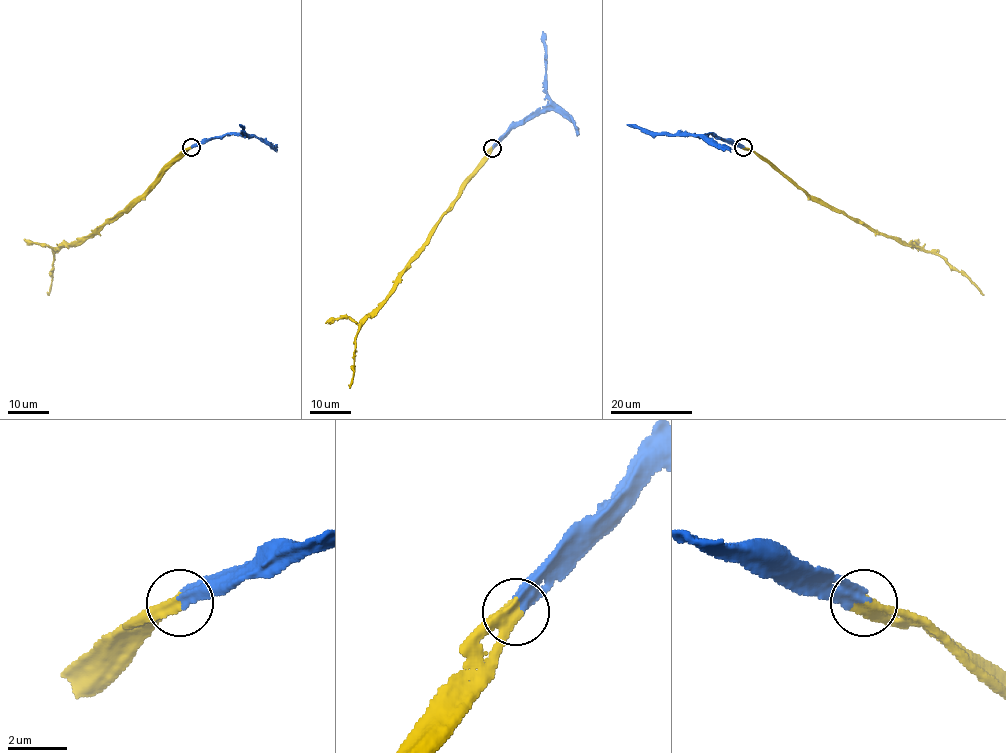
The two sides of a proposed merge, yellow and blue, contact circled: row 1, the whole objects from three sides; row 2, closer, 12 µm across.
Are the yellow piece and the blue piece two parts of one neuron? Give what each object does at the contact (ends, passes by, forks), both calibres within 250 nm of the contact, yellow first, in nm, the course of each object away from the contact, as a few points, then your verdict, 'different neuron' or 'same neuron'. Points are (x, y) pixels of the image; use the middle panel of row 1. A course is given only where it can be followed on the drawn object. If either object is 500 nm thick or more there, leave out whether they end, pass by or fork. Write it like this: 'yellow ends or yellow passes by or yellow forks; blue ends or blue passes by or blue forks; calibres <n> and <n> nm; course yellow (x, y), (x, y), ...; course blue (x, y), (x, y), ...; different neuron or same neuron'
yellow passes by; blue ends; calibres 400 and 440 nm; course yellow (492, 147), (489, 158), (436, 224), (424, 250), (400, 276), (395, 290), (359, 328), (349, 388); course blue (493, 147), (549, 100), (542, 31); same neuron

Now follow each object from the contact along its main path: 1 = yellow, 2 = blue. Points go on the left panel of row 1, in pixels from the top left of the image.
1: (191, 147), (118, 218), (108, 221), (93, 236), (82, 237), (56, 252), (47, 295)
2: (192, 147), (226, 134), (248, 135), (241, 124)

